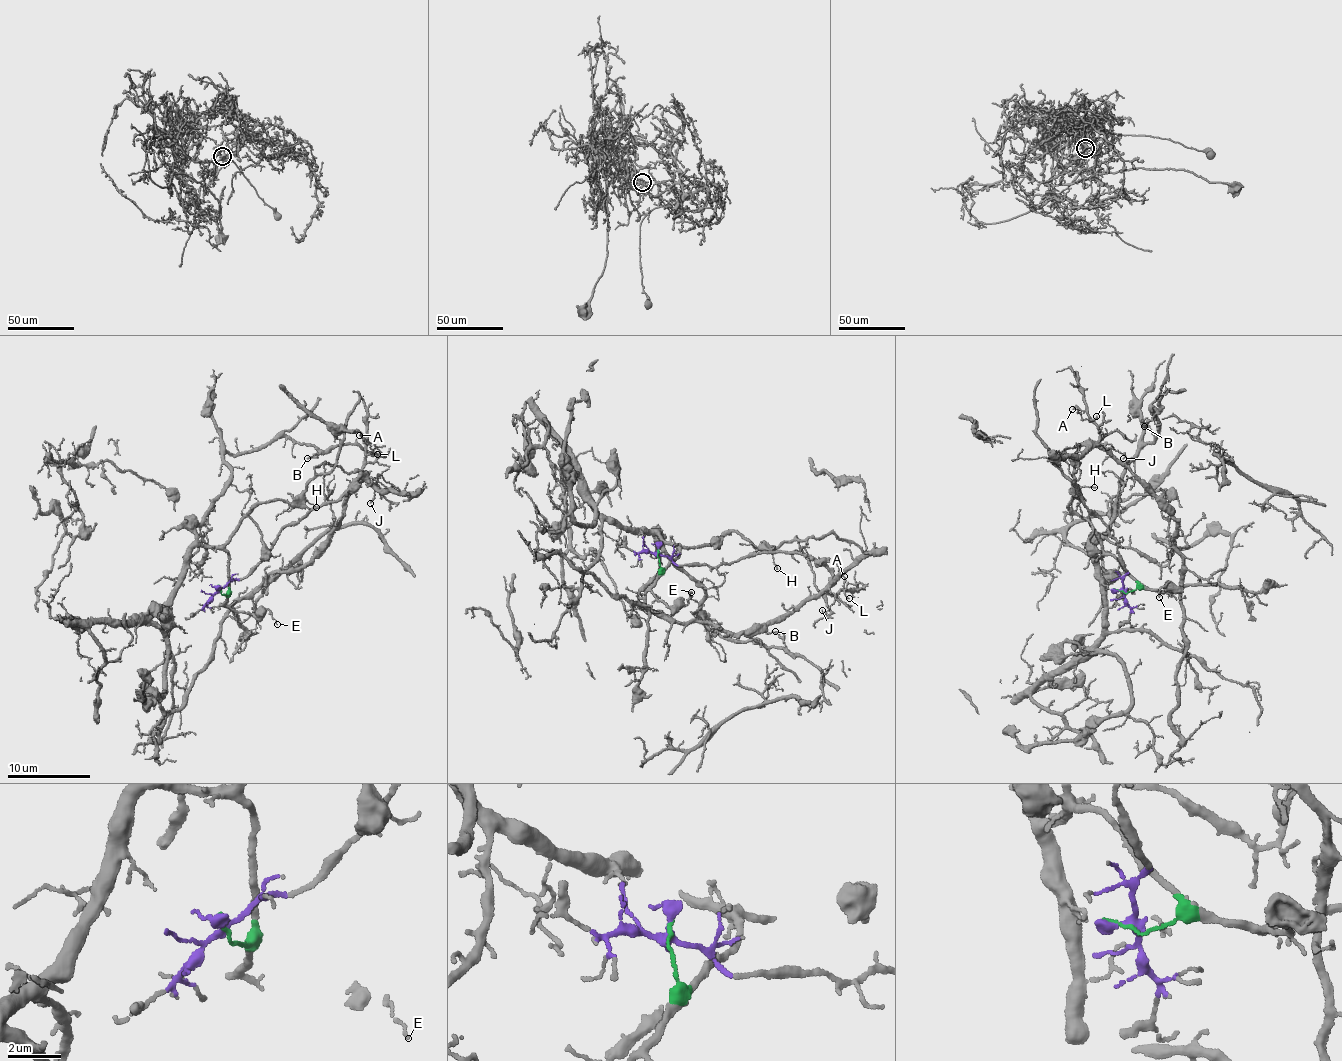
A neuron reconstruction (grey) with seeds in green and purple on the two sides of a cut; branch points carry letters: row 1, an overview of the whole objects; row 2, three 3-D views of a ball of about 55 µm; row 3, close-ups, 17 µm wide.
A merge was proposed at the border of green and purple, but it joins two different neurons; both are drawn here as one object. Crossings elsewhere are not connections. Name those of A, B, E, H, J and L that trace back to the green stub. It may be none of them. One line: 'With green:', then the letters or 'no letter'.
With green: B, E, H

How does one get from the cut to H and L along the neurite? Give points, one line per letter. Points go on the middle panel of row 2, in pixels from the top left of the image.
H: (659, 549), (658, 565), (663, 569), (682, 549), (706, 546), (731, 532), (739, 531), (771, 554), (778, 568)
L: (657, 550), (679, 566), (716, 567), (763, 553), (802, 552), (830, 572), (829, 593), (841, 589), (848, 599)

